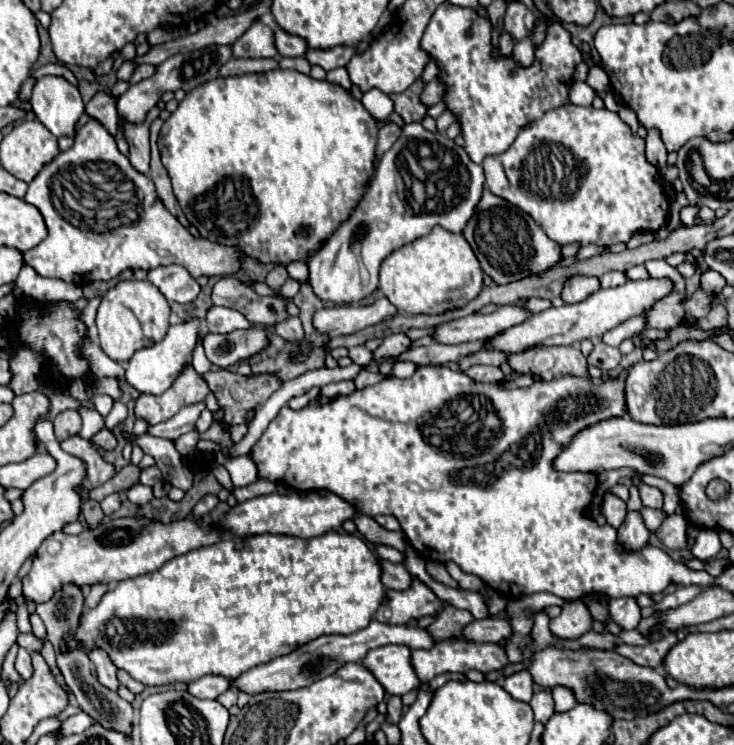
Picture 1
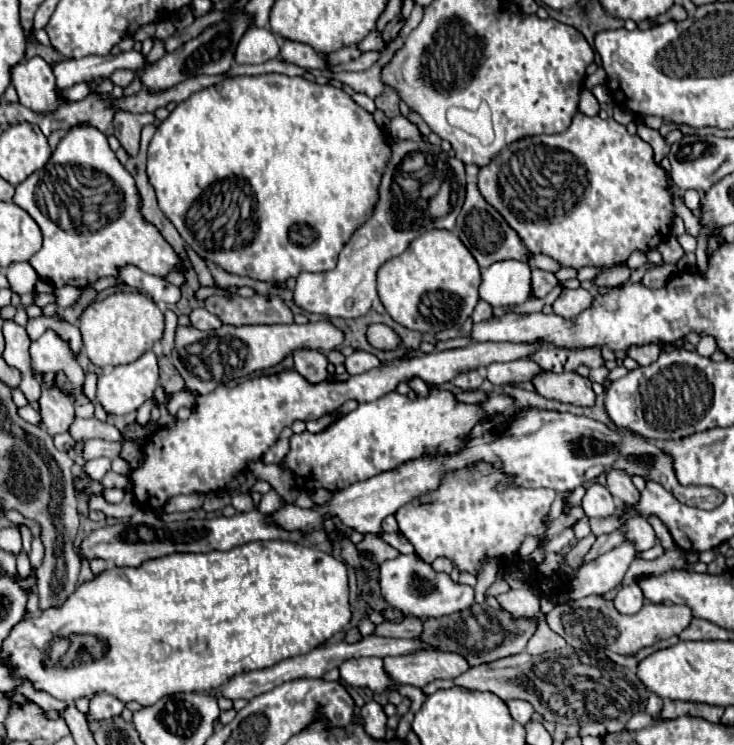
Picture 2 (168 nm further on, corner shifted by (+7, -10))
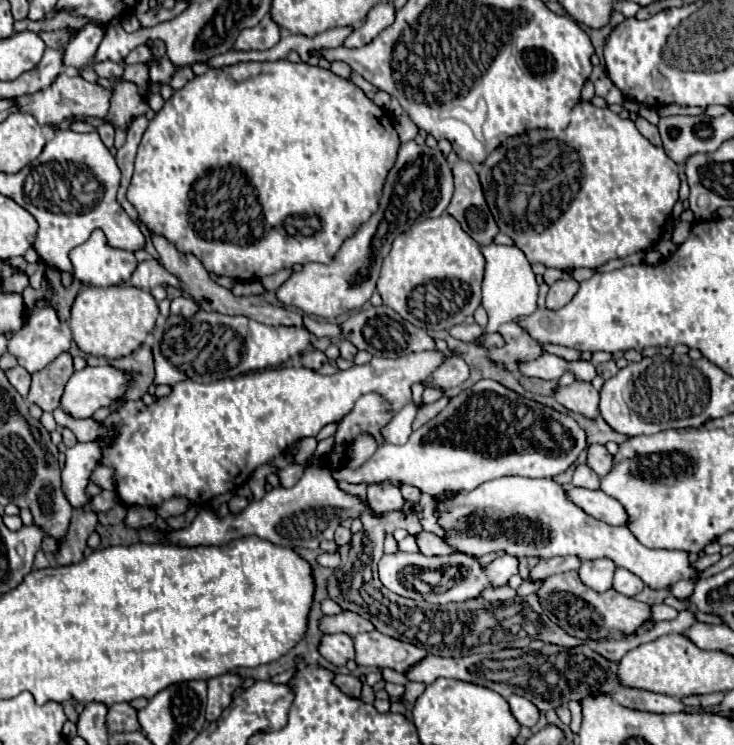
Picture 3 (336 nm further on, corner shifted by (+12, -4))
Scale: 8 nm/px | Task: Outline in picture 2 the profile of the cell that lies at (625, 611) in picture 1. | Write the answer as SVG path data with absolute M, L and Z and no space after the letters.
M633 582L631 586L621 588L613 602L615 602L615 608L617 608L621 614L635 614L635 612L641 610L643 600L645 600L645 596L643 596L639 584Z

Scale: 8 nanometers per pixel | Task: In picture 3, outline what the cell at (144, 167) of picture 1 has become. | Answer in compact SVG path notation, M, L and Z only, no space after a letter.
M116 82L114 94L112 94L112 108L104 118L92 118L92 126L98 128L102 124L112 124L114 128L126 128L130 126L134 116L142 116L150 110L146 102L142 102L138 94L138 86L132 82Z

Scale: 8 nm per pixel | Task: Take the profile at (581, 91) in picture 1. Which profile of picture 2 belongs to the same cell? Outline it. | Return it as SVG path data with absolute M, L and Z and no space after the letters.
M583 90L583 92L581 92L579 112L587 114L587 116L597 116L597 114L599 114L599 102L597 102L597 98L593 96L591 90Z

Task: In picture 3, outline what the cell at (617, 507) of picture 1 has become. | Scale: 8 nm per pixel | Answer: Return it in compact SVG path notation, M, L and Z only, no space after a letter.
M576 466L572 486L588 488L588 490L600 490L600 476L590 466Z

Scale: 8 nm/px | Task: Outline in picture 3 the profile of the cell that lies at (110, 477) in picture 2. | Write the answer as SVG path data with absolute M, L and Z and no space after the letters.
M100 465L92 473L90 481L106 490L115 490L115 482L112 480L114 470L111 467Z

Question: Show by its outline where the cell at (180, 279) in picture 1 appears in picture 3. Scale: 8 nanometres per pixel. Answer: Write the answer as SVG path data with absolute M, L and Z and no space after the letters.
M94 230L84 244L76 246L70 258L76 280L102 288L130 280L138 266L138 260L132 252L110 248L100 230Z

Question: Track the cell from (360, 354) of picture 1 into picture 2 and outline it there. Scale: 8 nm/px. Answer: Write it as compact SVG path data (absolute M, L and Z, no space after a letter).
M355 350L351 356L345 358L345 368L349 374L363 374L369 372L371 368L375 368L379 364L377 356L371 352L363 352L363 350Z

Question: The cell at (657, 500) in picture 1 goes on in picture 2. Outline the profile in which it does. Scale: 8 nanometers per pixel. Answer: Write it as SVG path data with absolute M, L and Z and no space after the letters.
M607 472L607 490L629 504L635 504L639 500L639 490L633 486L631 478L625 472Z

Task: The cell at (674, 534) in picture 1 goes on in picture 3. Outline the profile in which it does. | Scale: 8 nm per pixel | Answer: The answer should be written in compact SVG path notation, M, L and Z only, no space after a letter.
M570 486L568 498L576 506L580 506L586 514L590 514L596 520L602 520L610 526L628 526L628 522L630 522L624 506L620 502L616 502L614 498L606 496L602 490L580 490L580 488Z

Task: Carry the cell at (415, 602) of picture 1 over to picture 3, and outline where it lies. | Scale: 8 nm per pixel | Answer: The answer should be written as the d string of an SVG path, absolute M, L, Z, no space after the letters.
M394 552L384 554L378 562L380 582L398 596L412 598L412 600L426 600L430 604L450 604L450 602L464 602L470 598L480 596L486 586L506 586L512 574L518 574L518 558L504 554L496 558L486 570L478 566L478 562L464 554L452 556L424 556L420 552Z

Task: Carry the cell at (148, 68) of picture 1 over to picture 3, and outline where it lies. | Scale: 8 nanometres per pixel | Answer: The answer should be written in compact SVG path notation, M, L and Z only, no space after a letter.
M100 62L100 64L94 64L94 72L100 76L100 78L108 78L108 80L118 80L124 72L122 64L116 64L116 62Z

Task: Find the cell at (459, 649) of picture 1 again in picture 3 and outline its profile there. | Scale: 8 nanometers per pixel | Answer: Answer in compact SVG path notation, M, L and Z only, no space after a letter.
M378 630L356 634L354 644L358 666L374 666L380 670L390 668L400 674L406 674L412 666L428 656L424 648L400 642L396 638L388 638Z

